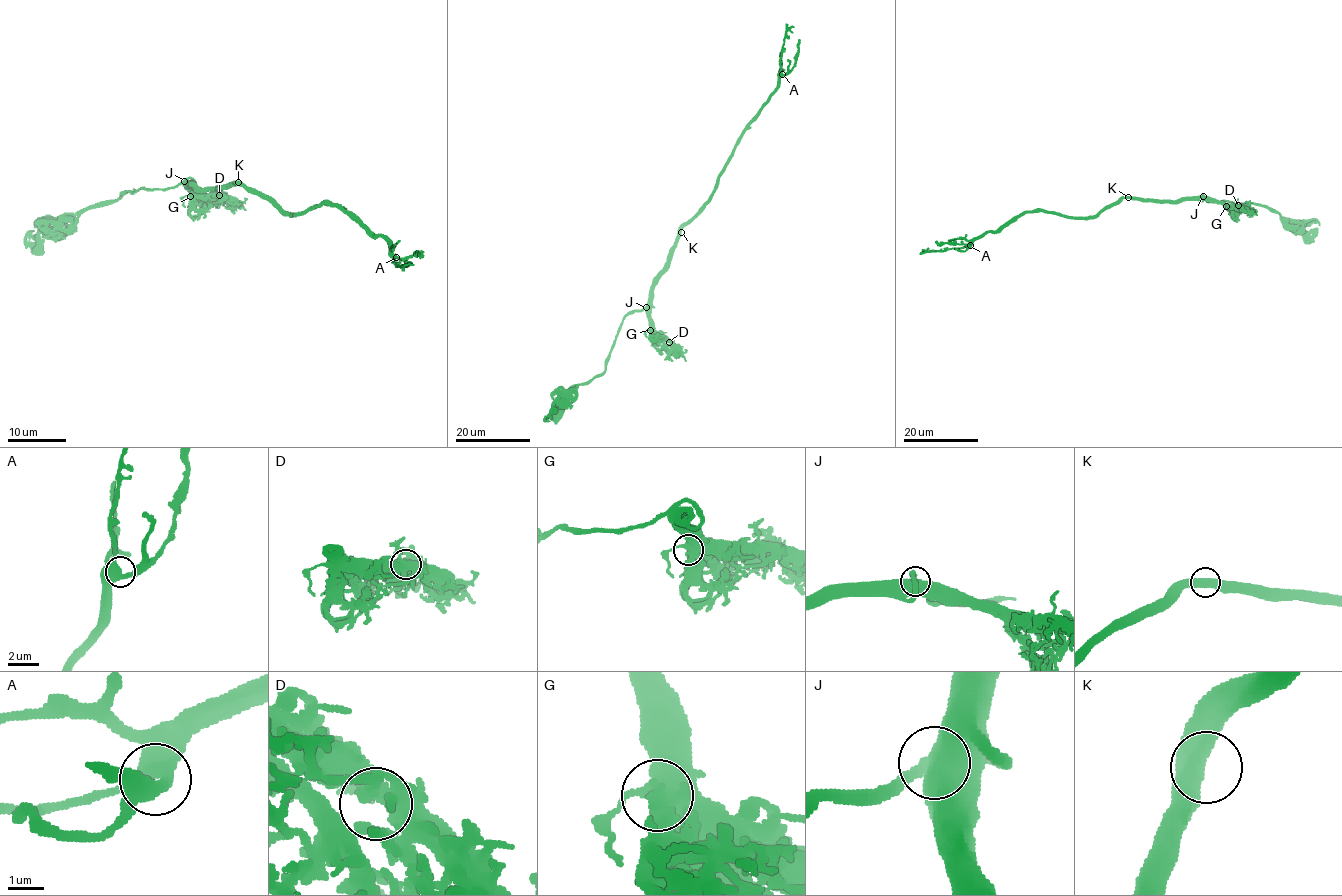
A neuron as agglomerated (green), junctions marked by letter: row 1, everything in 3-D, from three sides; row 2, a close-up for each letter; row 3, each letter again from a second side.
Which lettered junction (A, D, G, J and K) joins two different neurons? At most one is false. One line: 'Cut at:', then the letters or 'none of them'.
Cut at: none of them

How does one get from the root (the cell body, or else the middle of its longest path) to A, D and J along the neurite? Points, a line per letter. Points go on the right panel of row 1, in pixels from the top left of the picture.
A: (1128, 198), (1088, 217), (1023, 212), (970, 245)
D: (1128, 198), (1152, 201), (1214, 199), (1238, 205)
J: (1128, 198), (1181, 201), (1203, 196)

